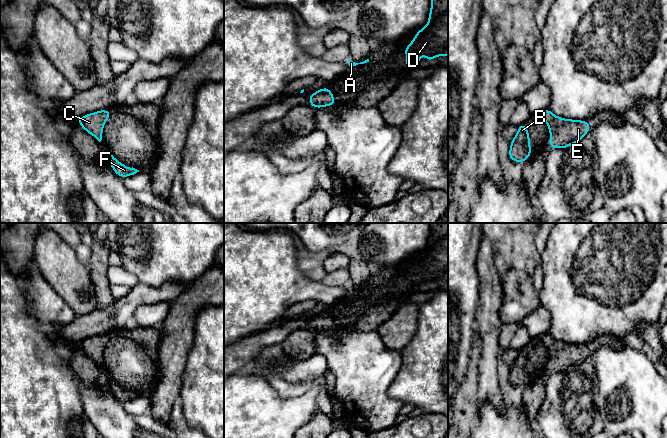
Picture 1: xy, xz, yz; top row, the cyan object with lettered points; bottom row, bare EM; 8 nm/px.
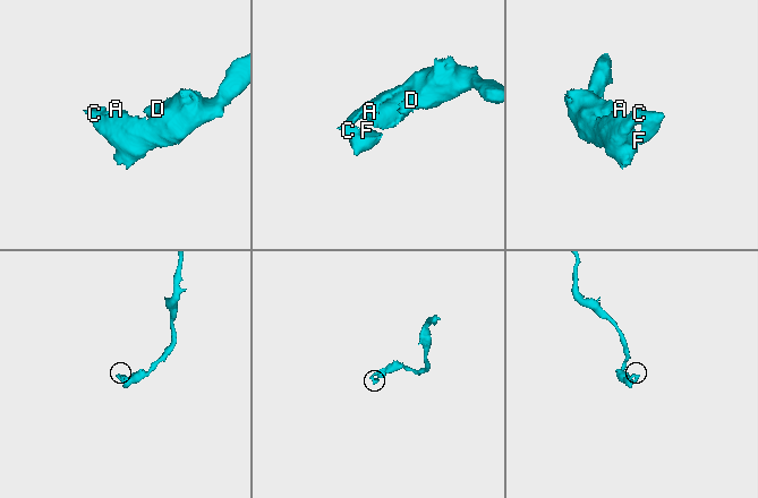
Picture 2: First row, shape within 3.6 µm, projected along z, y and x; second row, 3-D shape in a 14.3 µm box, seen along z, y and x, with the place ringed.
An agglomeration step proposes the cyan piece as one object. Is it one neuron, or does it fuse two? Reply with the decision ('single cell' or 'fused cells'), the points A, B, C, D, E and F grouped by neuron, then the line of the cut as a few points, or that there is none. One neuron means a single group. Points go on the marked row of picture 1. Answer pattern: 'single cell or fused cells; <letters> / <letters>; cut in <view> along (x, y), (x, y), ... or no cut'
single cell; A B C D E F; no cut

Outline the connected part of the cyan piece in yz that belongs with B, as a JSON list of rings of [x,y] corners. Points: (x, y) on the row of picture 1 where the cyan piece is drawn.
[[[526,124],[518,126],[518,132],[510,143],[509,158],[515,162],[525,162],[531,156],[530,138]]]

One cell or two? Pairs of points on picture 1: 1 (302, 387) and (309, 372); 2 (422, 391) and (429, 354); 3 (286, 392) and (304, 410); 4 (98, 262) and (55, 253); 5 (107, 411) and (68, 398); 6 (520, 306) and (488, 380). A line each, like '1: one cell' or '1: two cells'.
1: two cells
2: one cell
3: two cells
4: two cells
5: two cells
6: two cells

